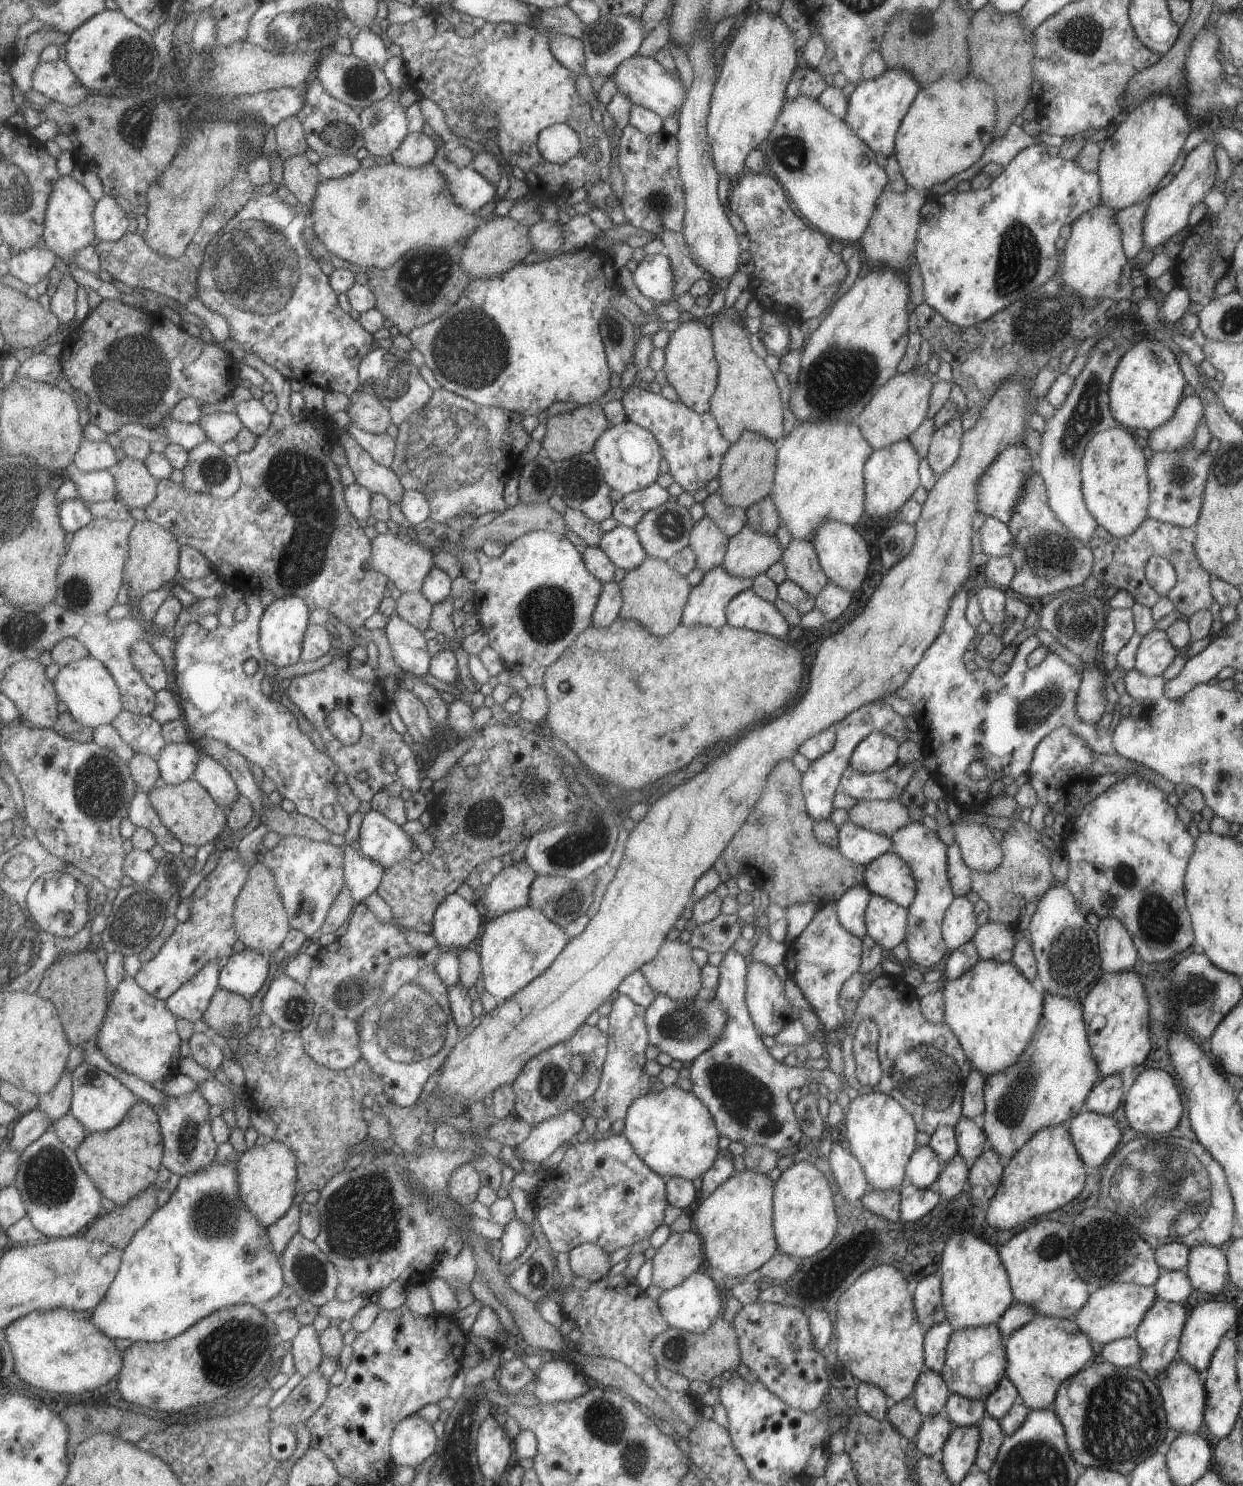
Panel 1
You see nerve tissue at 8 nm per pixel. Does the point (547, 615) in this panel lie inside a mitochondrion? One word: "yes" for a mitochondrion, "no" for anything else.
yes

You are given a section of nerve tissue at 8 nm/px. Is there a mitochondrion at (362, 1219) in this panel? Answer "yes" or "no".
yes

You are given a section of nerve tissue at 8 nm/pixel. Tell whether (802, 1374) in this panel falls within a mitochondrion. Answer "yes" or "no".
no

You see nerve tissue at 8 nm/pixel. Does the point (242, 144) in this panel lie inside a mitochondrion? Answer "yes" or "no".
yes

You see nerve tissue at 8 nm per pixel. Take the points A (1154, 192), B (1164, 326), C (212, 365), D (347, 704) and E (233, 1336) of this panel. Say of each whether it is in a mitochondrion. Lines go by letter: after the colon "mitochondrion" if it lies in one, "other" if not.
A: other
B: other
C: other
D: other
E: mitochondrion

